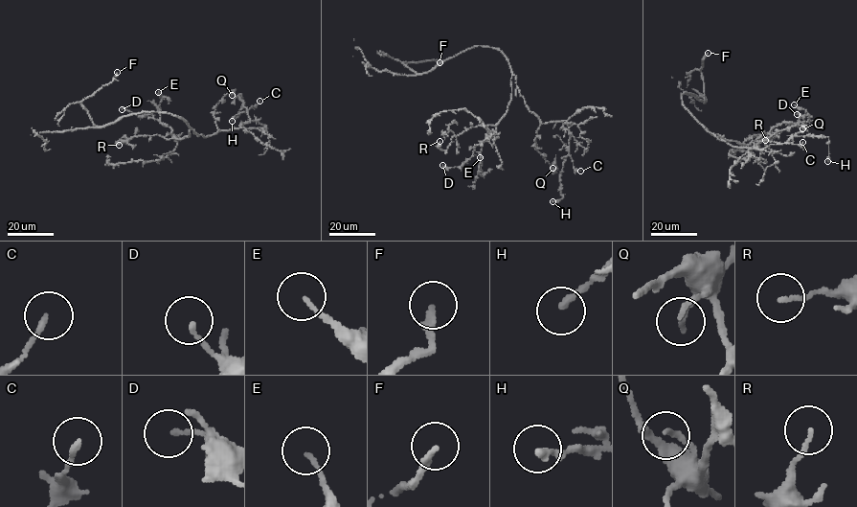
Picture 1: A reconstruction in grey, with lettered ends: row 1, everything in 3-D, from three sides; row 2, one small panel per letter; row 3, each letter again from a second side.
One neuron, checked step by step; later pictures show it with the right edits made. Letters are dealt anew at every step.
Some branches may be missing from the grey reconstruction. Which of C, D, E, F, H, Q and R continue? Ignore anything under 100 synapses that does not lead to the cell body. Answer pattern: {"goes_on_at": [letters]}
{"goes_on_at": ["F"]}

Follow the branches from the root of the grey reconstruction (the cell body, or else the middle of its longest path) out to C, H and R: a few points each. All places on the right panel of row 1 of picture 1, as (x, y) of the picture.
C: (697, 121), (720, 140), (750, 149), (749, 150), (761, 149), (773, 144), (800, 146), (802, 142)
H: (697, 121), (720, 140), (750, 149), (749, 150), (785, 144), (793, 136), (827, 137), (827, 161)
R: (697, 121), (712, 134), (743, 144), (751, 144), (755, 134), (769, 137), (777, 135), (765, 140)

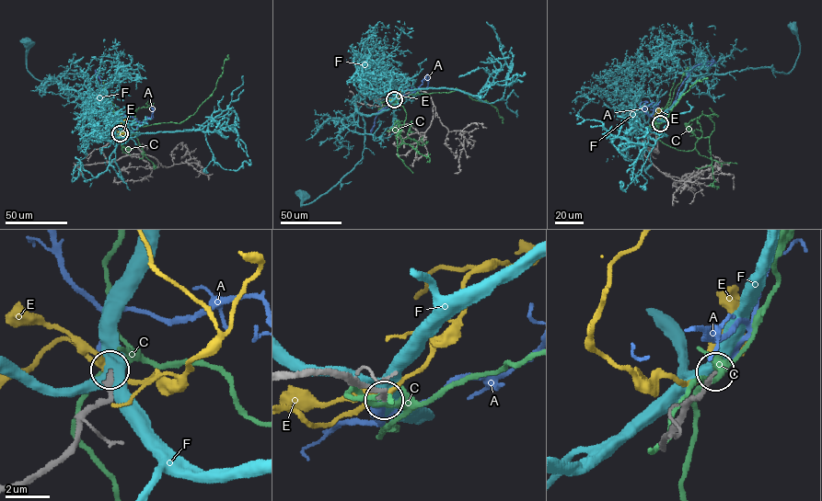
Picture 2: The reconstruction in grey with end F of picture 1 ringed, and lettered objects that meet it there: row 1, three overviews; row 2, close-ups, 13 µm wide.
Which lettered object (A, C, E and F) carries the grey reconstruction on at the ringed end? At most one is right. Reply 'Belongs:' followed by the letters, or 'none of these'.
Belongs: A

